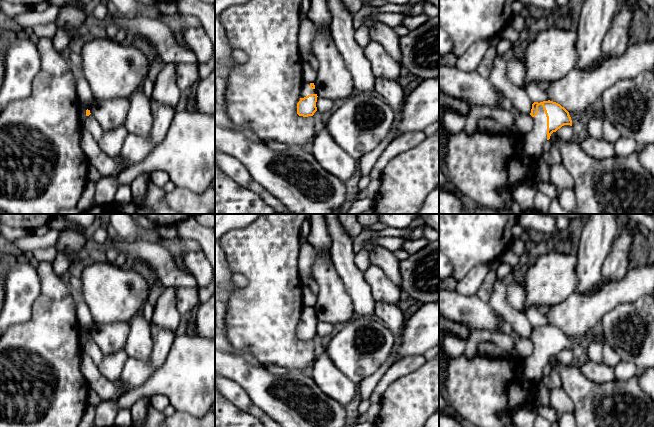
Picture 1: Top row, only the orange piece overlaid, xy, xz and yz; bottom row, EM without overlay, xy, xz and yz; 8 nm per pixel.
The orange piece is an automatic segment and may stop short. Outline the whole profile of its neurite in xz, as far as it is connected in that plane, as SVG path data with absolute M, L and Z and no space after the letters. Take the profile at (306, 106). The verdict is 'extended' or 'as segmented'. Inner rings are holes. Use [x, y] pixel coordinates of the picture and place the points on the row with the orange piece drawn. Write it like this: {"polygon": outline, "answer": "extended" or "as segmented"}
{"polygon": "M304 82L301 90L301 98L297 103L297 114L299 116L313 116L317 111L317 91L314 83Z", "answer": "extended"}

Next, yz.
{"polygon": "M553 101L534 102L530 115L533 117L533 129L524 135L524 150L537 161L543 153L544 143L564 125L572 126L569 112Z", "answer": "extended"}

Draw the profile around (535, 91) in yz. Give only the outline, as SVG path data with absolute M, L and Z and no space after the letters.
M528 82L525 87L525 91L533 103L540 103L549 100L545 93L544 87L538 83Z

